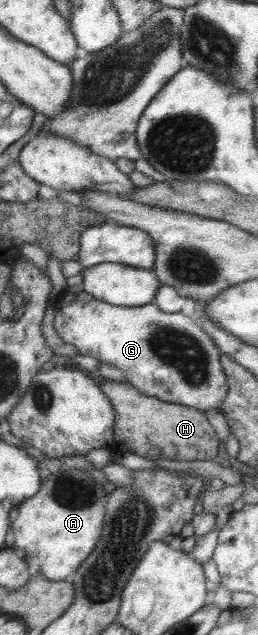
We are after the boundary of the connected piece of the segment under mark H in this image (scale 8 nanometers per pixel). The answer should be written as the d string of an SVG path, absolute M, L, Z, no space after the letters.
M98 379L105 396L109 398L115 409L114 442L121 446L133 446L129 450L143 454L149 458L169 458L169 460L216 460L218 445L220 444L215 429L207 421L204 411L188 406L161 402L157 398L149 398L141 394L133 385L125 382L115 382Z

